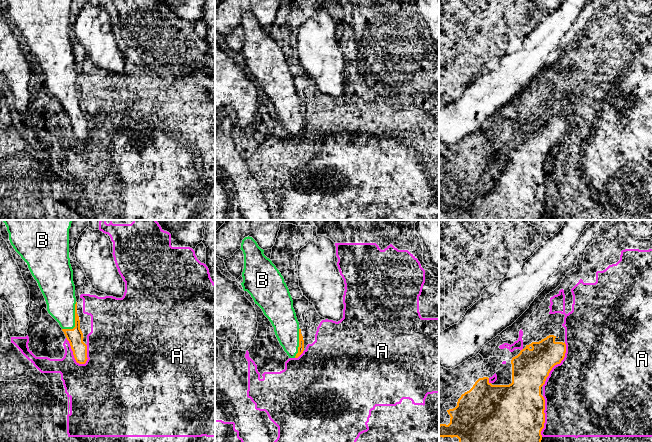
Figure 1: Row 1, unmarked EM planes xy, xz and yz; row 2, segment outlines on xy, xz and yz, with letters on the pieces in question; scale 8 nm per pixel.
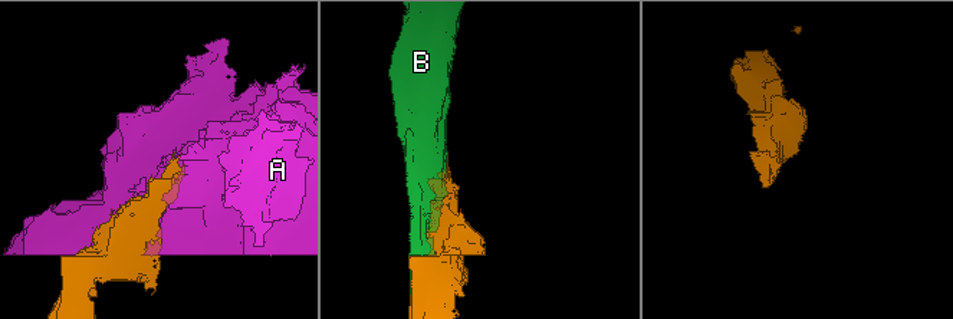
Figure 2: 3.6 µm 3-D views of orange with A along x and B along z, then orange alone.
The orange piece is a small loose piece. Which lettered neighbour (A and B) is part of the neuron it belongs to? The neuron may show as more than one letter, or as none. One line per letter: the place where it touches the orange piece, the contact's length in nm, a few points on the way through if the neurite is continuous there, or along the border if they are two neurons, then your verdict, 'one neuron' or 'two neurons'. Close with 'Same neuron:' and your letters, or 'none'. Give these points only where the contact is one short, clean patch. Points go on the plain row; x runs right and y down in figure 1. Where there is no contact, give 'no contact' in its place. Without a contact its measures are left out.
A: xy (73, 129) | 260 nm | two neurons
B: xy (75, 96) | 260 nm | one neuron
Same neuron: B

